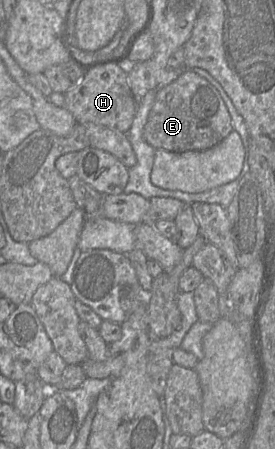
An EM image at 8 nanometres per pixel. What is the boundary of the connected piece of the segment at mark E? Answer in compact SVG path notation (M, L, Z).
M190 69L161 89L143 129L145 141L166 151L202 151L215 146L233 131L231 117L218 90Z

